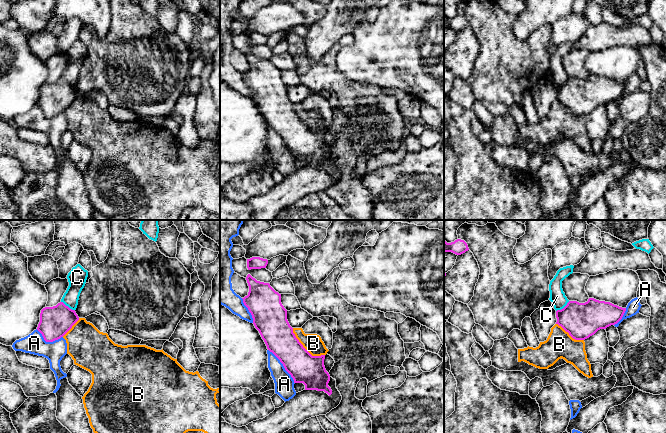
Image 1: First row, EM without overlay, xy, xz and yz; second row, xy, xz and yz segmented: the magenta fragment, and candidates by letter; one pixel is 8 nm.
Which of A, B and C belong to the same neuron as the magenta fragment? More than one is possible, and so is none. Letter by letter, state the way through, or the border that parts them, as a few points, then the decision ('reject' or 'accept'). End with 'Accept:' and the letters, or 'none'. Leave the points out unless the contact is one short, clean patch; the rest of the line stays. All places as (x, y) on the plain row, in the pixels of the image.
A: reject
B: reject
C: border yz (569, 77), (556, 87); reject
Accept: none

